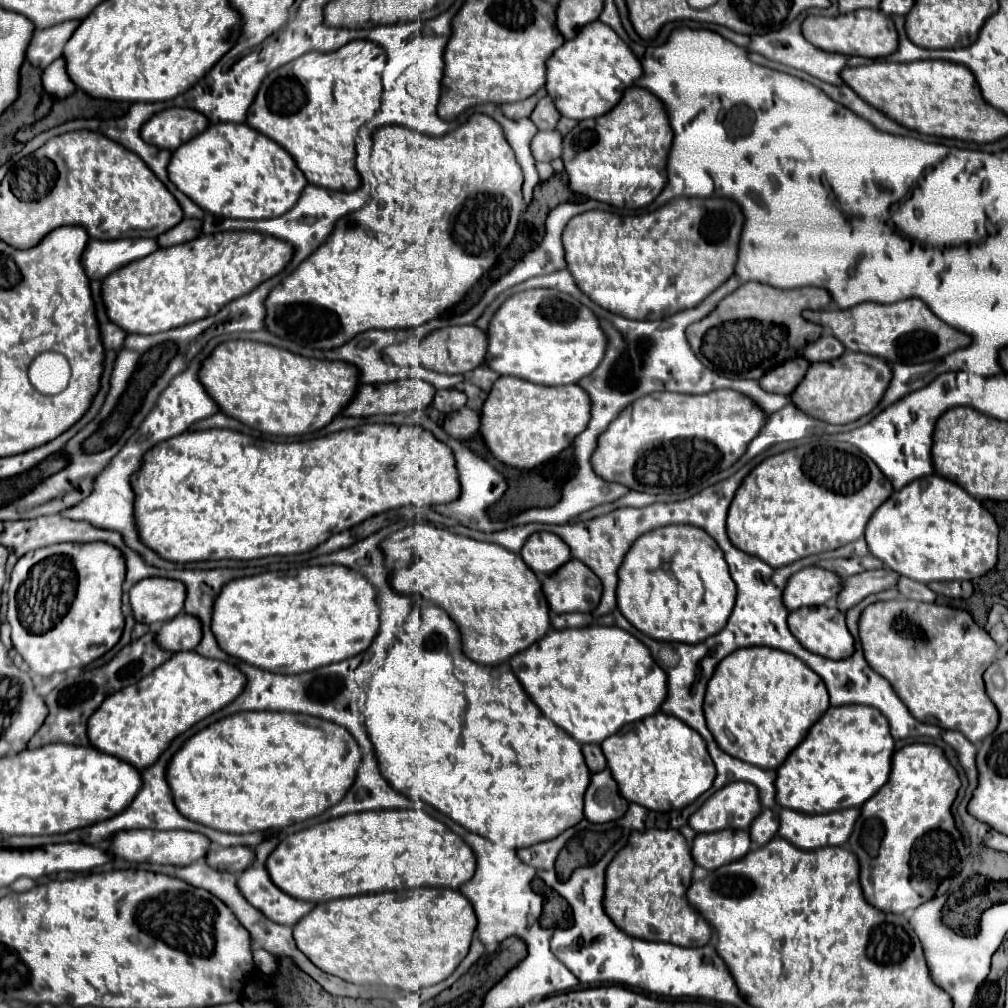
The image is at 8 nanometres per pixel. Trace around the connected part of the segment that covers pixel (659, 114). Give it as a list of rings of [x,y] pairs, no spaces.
[[[634,85],[624,91],[622,101],[612,111],[608,111],[606,115],[598,119],[580,121],[564,137],[562,159],[570,177],[570,189],[576,193],[588,195],[596,201],[610,203],[614,207],[628,207],[628,209],[646,207],[660,195],[660,191],[664,189],[668,181],[666,161],[668,161],[668,153],[672,147],[672,139],[674,139],[674,133],[672,133],[664,103],[648,89]]]

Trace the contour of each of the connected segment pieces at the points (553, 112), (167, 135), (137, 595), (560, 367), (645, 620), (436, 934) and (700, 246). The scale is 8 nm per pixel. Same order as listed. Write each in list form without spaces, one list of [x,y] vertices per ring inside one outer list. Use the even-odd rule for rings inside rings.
[[[552,97],[540,99],[538,105],[536,105],[536,109],[534,109],[532,115],[530,115],[530,119],[534,121],[534,125],[536,125],[540,131],[544,131],[544,129],[554,129],[560,117],[562,117],[562,115],[560,115],[560,111],[556,109]]]
[[[172,107],[156,113],[148,123],[144,123],[142,139],[150,141],[150,145],[160,145],[174,151],[182,143],[202,133],[206,127],[208,119],[202,113],[194,109]]]
[[[148,577],[130,589],[130,605],[136,621],[162,623],[184,611],[186,585],[166,577]]]
[[[530,289],[506,299],[488,327],[486,363],[498,375],[514,375],[540,385],[578,383],[604,359],[608,337],[598,317],[570,293]]]
[[[666,525],[638,537],[626,553],[618,577],[618,609],[638,631],[656,641],[702,643],[726,625],[736,603],[736,583],[730,577],[722,549],[704,529],[694,525]]]
[[[418,887],[418,889],[402,889],[400,893],[396,891],[386,891],[386,893],[370,893],[370,895],[354,895],[354,897],[342,897],[342,899],[334,899],[334,901],[326,901],[326,903],[318,903],[306,917],[302,917],[302,921],[298,921],[294,925],[294,939],[296,939],[296,947],[322,971],[328,971],[330,975],[338,975],[340,979],[348,981],[348,983],[360,983],[360,985],[386,985],[386,987],[398,987],[404,991],[420,991],[422,987],[430,987],[436,985],[444,979],[448,979],[454,969],[458,967],[458,963],[468,955],[470,943],[472,943],[472,935],[476,929],[476,915],[472,909],[472,903],[454,889],[444,889],[444,887]]]
[[[680,197],[652,213],[636,217],[622,217],[610,211],[586,211],[568,221],[562,241],[568,269],[574,273],[578,287],[592,301],[628,319],[660,319],[674,315],[684,307],[696,307],[726,279],[730,279],[738,259],[742,225],[744,213],[732,199]]]

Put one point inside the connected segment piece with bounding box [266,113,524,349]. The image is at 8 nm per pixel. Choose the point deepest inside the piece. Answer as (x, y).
(414, 250)

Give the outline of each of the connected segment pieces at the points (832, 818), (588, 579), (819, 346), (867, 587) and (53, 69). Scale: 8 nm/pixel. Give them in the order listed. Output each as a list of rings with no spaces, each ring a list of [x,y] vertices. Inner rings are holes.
[[[858,807],[822,813],[822,815],[782,809],[778,835],[800,849],[844,845],[852,835],[852,829],[858,817],[860,817]]]
[[[570,559],[558,571],[542,581],[544,595],[554,613],[582,611],[590,613],[598,607],[602,595],[602,583],[590,567],[578,559]]]
[[[824,335],[804,349],[804,357],[812,363],[830,361],[830,359],[838,359],[844,351],[846,351],[846,347],[834,335]]]
[[[876,569],[876,571],[860,573],[858,577],[848,577],[846,589],[842,589],[842,593],[836,599],[836,607],[846,613],[850,607],[860,603],[864,597],[886,591],[886,589],[894,589],[898,583],[898,577],[900,575],[892,569]]]
[[[60,57],[58,61],[50,63],[44,73],[42,73],[42,85],[50,95],[56,97],[68,97],[76,91],[76,85],[72,83],[72,79],[66,73],[66,61],[64,57]]]

